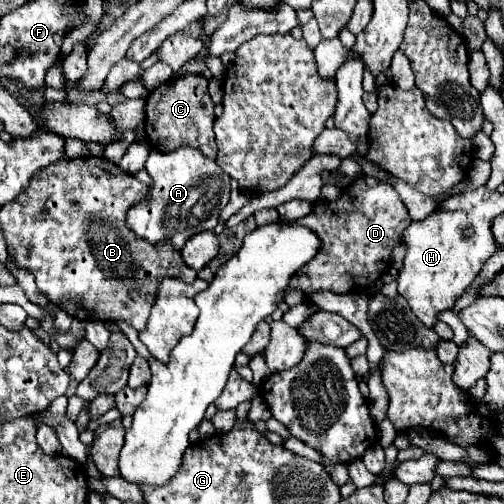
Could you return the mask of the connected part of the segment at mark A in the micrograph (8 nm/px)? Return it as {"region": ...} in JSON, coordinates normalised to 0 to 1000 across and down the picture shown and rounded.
{"region":[[[361,290],[345,302],[317,302],[306,294],[294,310],[290,337],[306,357],[298,369],[298,397],[258,413],[250,437],[270,468],[286,468],[298,480],[337,476],[345,492],[357,496],[377,468],[425,456],[437,417],[456,393],[456,349],[425,317],[381,290]]]}

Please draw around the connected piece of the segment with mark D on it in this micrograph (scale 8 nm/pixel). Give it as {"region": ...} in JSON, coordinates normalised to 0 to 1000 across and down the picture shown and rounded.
{"region":[[[718,345],[679,377],[671,397],[635,397],[623,405],[623,417],[611,429],[583,437],[583,444],[599,444],[631,460],[631,468],[639,468],[639,492],[591,540],[591,548],[583,548],[575,567],[595,571],[607,583],[627,575],[687,583],[698,579],[698,571],[738,567],[774,528],[778,492],[798,480],[798,460],[813,448],[813,440],[813,425],[790,381],[774,365]]]}

